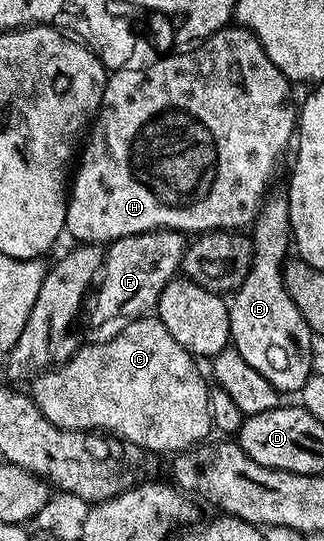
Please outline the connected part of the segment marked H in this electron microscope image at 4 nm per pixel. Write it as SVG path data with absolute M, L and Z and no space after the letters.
M225 27L216 33L211 33L187 51L176 51L171 55L161 56L156 59L160 61L146 66L145 69L136 69L137 67L117 69L105 80L100 112L96 114L90 126L78 168L75 170L76 178L73 181L71 178L70 192L67 194L64 207L64 228L67 236L73 237L73 242L104 247L123 237L155 229L172 229L176 233L185 235L211 233L213 229L244 231L256 220L258 211L270 192L268 184L271 183L284 152L287 149L289 152L293 144L294 134L298 129L298 113L294 105L292 109L292 101L288 98L288 88L290 88L288 78L282 75L282 71L278 71L278 67L274 67L274 63L270 63L270 55L266 55L259 39L252 34L251 29L232 28Z

